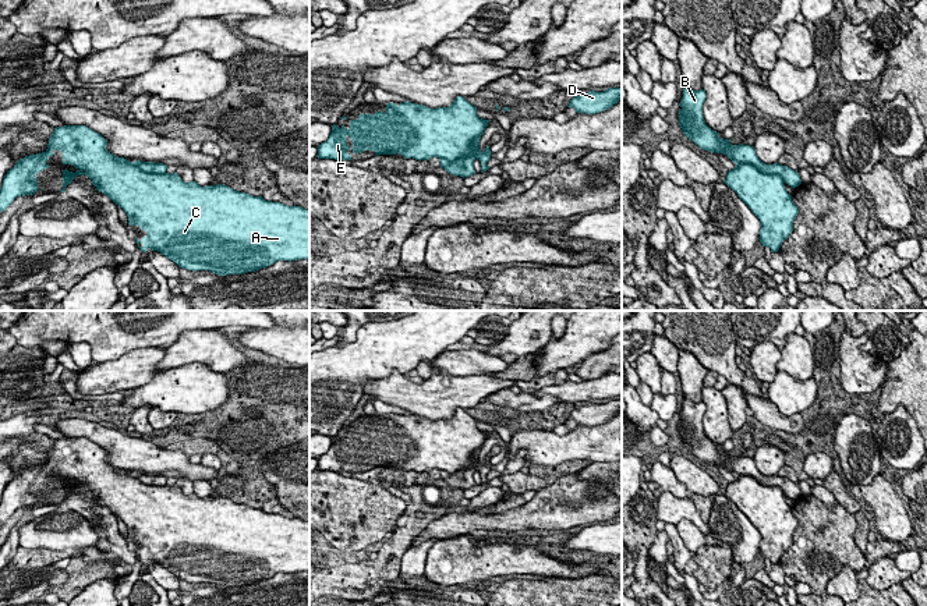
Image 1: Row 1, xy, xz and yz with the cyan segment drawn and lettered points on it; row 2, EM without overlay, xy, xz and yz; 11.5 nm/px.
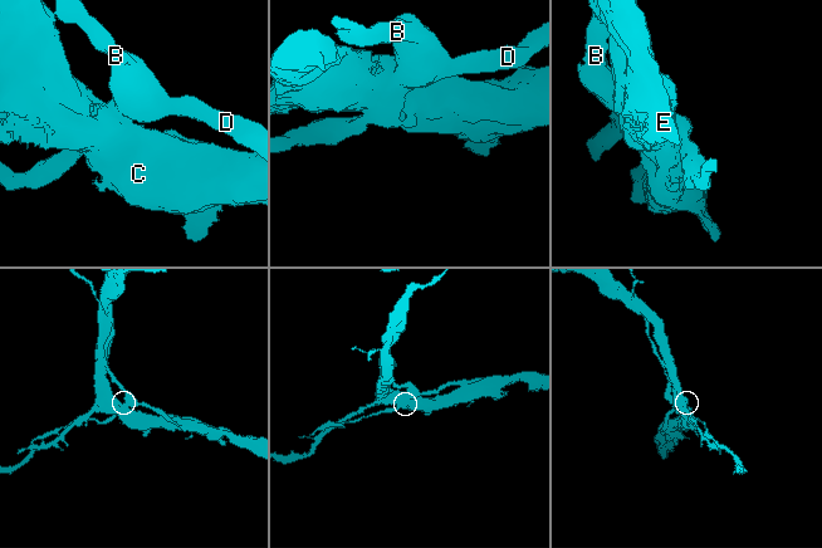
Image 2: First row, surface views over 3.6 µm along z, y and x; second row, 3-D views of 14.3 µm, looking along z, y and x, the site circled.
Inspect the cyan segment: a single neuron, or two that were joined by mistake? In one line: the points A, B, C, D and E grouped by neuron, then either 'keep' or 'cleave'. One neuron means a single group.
groups A C E / B D; cleave

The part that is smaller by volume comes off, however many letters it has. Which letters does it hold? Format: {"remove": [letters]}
{"remove": ["B", "D"]}

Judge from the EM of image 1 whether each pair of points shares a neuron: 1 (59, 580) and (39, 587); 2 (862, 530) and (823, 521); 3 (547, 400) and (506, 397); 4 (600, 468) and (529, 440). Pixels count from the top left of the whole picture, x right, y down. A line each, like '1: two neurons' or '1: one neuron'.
1: one neuron
2: two neurons
3: one neuron
4: two neurons

